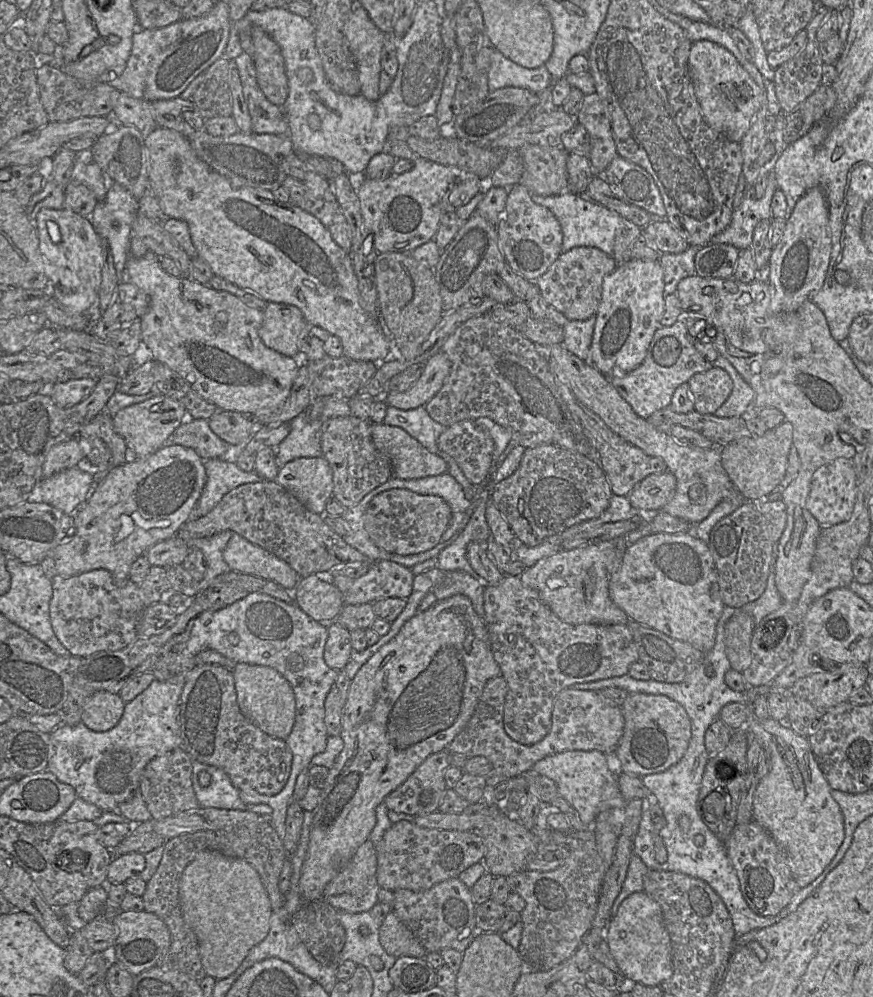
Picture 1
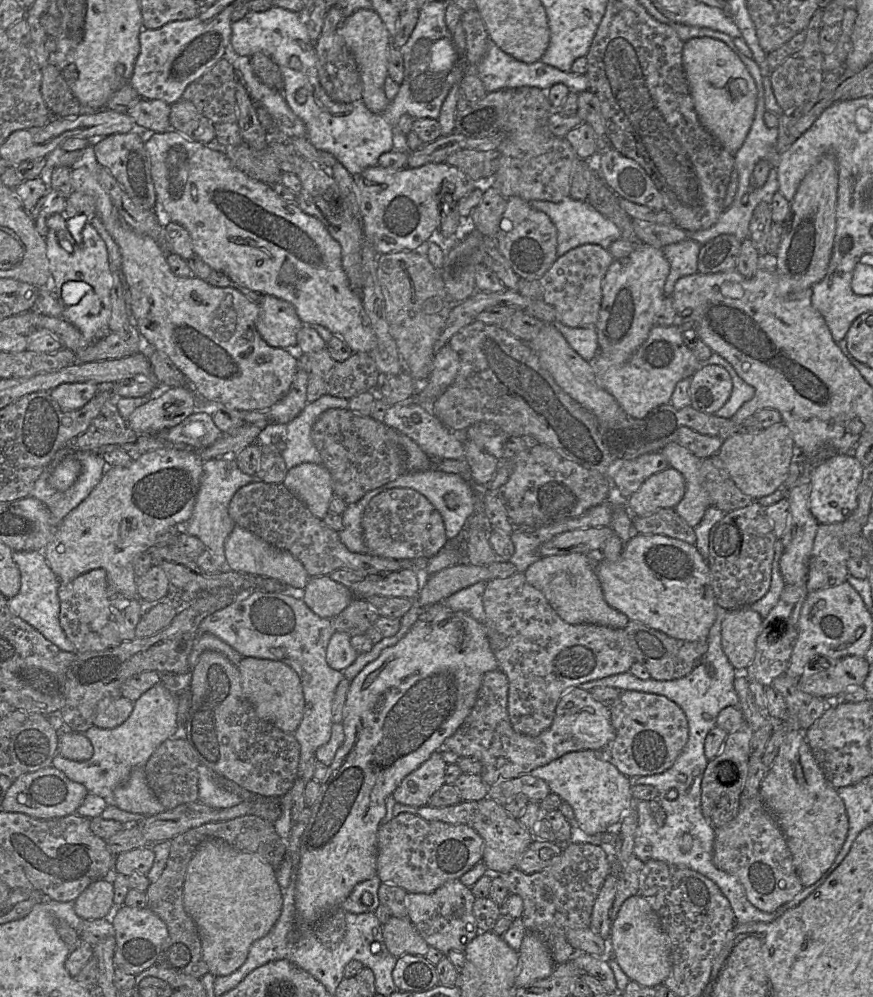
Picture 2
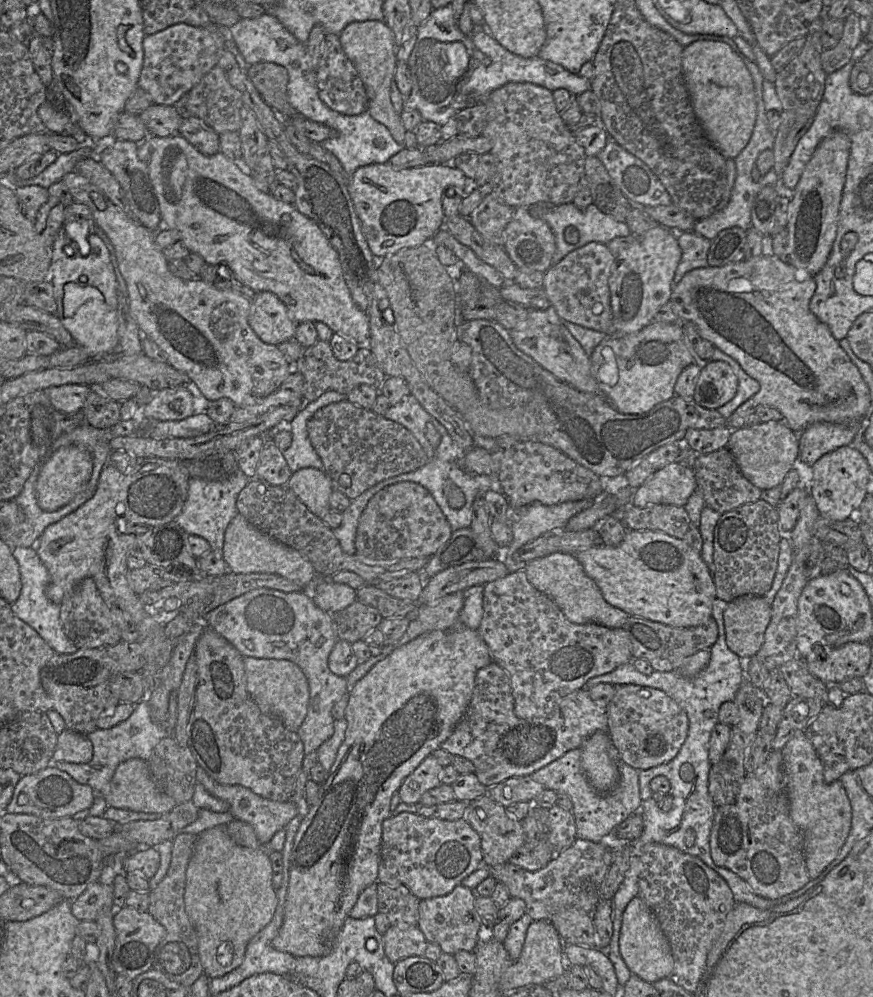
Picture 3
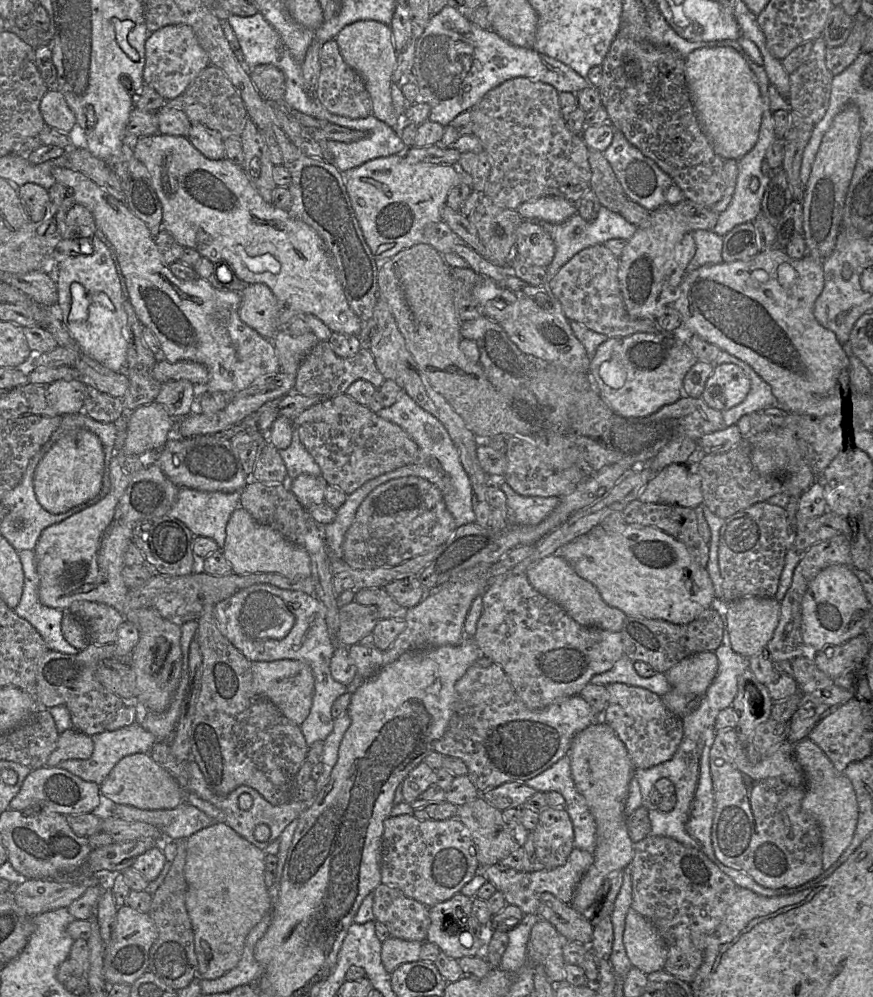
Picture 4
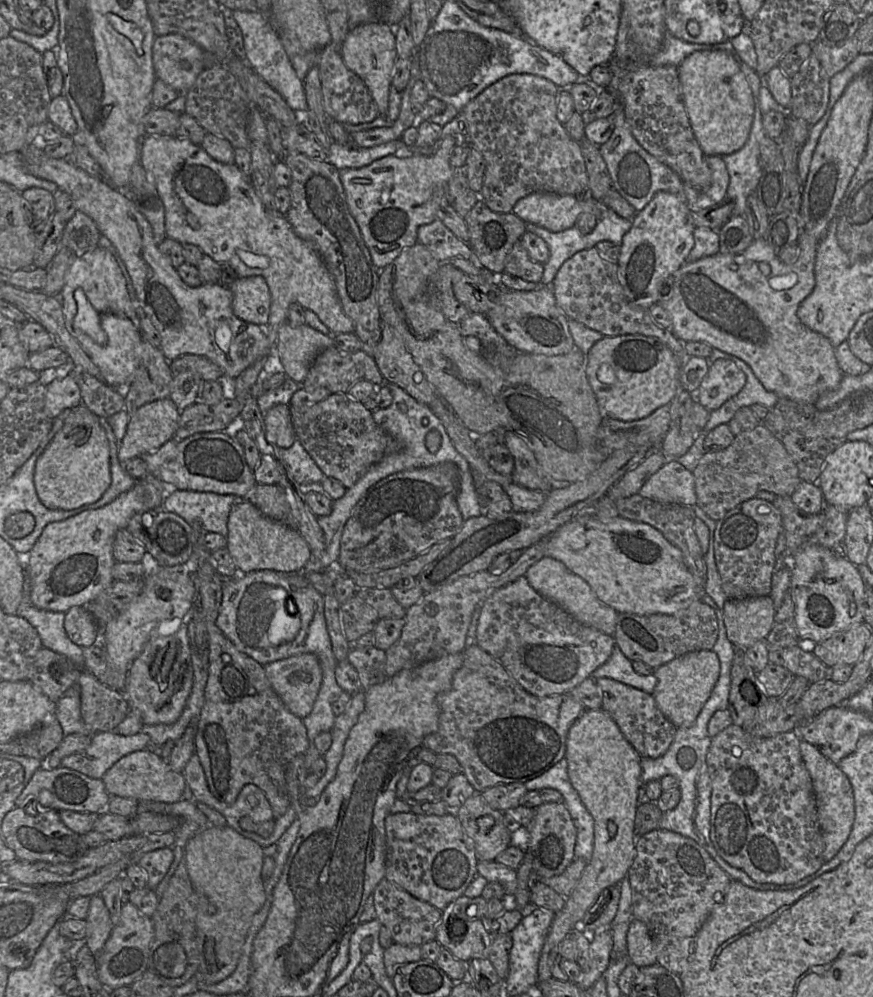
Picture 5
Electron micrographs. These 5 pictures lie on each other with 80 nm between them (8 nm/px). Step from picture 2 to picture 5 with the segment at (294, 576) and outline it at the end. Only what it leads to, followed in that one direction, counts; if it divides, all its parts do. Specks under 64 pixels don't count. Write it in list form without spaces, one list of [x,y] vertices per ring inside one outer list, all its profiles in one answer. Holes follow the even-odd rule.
[[[245,499],[232,506],[227,526],[226,549],[240,574],[259,570],[296,573],[304,569],[312,558],[311,549],[298,530],[270,519]]]

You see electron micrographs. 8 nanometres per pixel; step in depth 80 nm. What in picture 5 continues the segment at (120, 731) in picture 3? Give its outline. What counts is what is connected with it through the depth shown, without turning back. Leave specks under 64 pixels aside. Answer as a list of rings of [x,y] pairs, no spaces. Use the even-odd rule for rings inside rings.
[[[115,731],[93,733],[88,747],[64,757],[60,766],[76,770],[91,778],[101,779],[120,758],[148,747],[150,748],[150,738],[141,731],[130,736]]]

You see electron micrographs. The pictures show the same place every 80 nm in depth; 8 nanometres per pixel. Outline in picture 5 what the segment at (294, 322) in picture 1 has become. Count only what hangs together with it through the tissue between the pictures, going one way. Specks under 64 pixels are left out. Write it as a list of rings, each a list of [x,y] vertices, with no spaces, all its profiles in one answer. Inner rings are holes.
[[[262,276],[238,277],[229,287],[233,295],[232,309],[236,317],[265,327],[268,323],[271,293]]]

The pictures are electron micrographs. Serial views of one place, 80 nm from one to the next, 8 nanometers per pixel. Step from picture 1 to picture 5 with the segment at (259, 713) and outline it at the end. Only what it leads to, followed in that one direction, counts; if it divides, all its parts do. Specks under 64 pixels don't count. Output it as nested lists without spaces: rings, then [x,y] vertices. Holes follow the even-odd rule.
[[[304,653],[264,665],[272,688],[287,709],[304,719],[314,706],[322,683],[318,657]]]

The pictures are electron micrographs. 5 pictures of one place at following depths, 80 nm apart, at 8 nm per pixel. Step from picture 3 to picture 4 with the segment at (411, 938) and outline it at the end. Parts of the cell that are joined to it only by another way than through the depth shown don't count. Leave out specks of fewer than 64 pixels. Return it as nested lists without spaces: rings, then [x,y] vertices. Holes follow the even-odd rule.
[[[395,937],[382,942],[381,959],[387,972],[392,973],[399,965],[417,961],[420,958],[422,943]]]

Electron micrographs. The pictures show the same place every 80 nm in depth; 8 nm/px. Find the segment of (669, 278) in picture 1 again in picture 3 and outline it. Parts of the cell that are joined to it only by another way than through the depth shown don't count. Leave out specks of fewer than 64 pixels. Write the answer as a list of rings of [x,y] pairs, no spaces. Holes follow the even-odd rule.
[[[693,230],[678,232],[677,238],[682,257],[674,276],[674,285],[679,283],[689,271],[708,266],[707,256],[711,246],[711,240]]]

